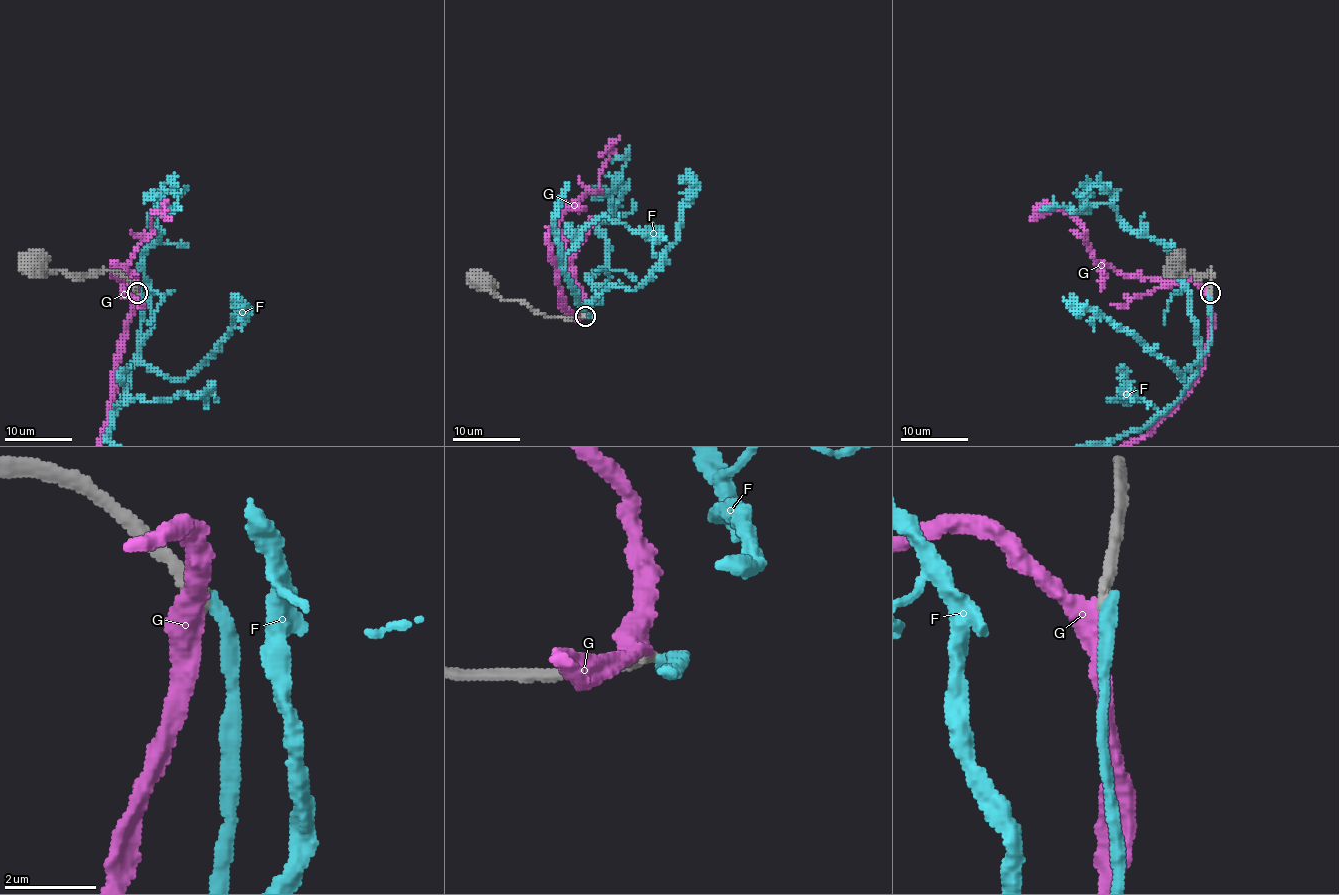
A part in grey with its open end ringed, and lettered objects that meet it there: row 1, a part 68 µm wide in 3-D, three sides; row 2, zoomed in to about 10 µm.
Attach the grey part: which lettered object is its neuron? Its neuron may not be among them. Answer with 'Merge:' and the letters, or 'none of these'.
Merge: none of these

